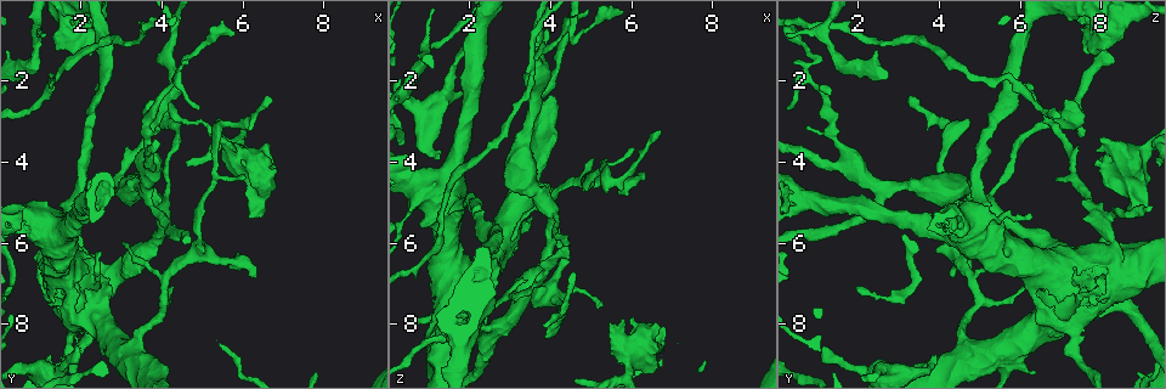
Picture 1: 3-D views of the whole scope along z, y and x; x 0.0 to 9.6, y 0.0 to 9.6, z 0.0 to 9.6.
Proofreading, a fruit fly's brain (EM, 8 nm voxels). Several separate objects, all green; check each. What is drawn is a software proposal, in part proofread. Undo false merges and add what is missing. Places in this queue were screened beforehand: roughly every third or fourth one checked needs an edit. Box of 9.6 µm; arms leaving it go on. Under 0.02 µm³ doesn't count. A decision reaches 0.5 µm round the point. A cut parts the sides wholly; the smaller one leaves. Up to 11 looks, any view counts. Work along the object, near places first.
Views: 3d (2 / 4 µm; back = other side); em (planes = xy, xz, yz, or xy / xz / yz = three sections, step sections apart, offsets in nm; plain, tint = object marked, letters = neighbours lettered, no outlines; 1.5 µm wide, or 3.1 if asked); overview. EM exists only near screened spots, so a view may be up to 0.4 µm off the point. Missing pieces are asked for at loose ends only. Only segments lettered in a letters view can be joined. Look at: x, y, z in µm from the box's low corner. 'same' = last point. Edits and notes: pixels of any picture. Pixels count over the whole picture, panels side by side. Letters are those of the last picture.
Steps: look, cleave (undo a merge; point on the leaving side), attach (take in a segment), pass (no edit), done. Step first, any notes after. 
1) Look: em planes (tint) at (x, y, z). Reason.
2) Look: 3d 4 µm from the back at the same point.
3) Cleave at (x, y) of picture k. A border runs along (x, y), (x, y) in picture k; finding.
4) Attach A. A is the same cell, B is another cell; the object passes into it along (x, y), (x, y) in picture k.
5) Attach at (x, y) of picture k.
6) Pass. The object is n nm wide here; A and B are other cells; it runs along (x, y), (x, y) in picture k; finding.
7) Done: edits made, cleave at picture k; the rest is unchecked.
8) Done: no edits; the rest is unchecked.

Look: em xy step 4 (letters) at (5.55, 3.40, 8.05). Free end.

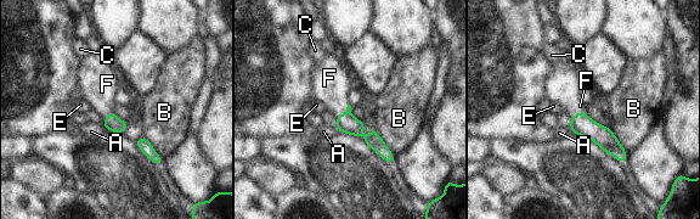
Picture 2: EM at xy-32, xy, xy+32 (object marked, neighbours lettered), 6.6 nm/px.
Attach F. F is the same cell, A, B, C and E are other cells; the object passes into it along (346, 123), (345, 112), (329, 86) in picture 2; it goes on there.

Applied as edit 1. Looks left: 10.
Look: overview. See it whole again.

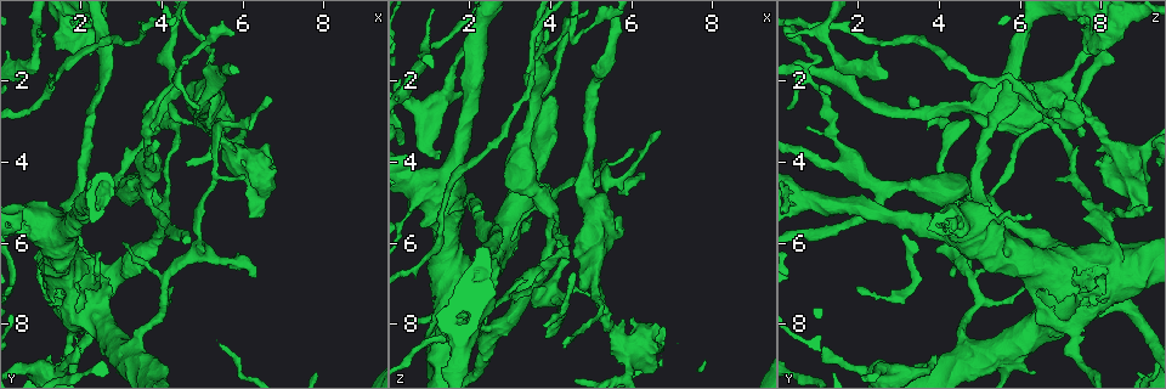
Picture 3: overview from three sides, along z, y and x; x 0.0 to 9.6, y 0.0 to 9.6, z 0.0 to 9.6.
Look: em planes (tint) at (4.95, 6.15, 4.45). Branch point.

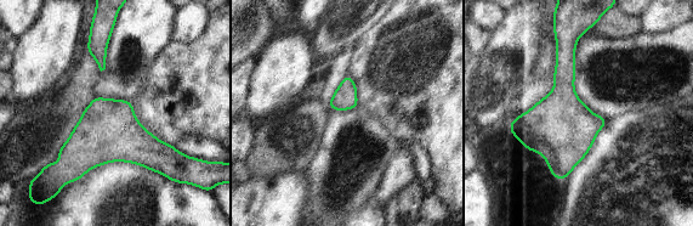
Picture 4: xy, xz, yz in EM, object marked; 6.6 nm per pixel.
Look: em planes (letters) at the same point.

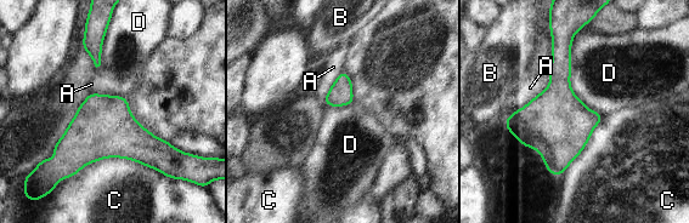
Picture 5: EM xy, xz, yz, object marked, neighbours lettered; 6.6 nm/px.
Pass. The object is 400 nm wide here; A, B, C and D are other cells; a border runs along (174, 178), (102, 158), (55, 188) in picture 5; all the same cell.

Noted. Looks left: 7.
Look: 3d 4 µm at (6.70, 2.45, 3.25). End of a long branch.

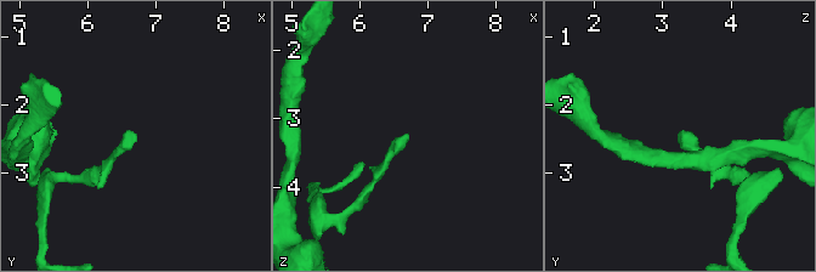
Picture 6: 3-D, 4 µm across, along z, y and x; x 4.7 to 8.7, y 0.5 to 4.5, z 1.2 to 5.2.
Look: em xz step 4 (plain) at (6.65, 2.40, 3.25).

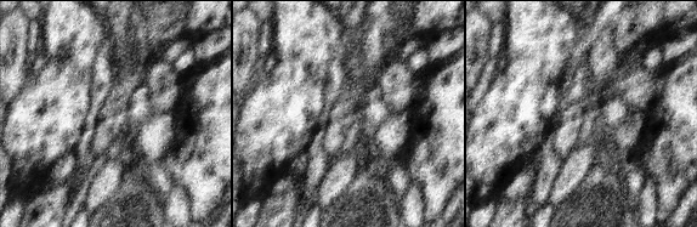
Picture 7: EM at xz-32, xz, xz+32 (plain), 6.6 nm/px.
Look: em xz step 4 (letters) at the same point. What lies round it.

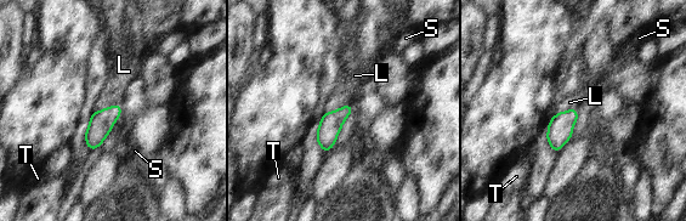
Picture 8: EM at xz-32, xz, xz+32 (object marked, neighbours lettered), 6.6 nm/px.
Attach L. The longest contact is with L, 200 nm; L is the same cell, S and T are other cells; the cell continues.

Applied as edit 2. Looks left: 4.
Look: em planes (plain) at (1.15, 8.75, 3.85). Free end.

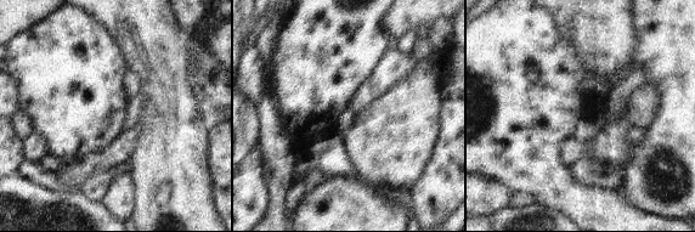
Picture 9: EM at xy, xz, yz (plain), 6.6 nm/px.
Look: em planes (letters) at the same point.

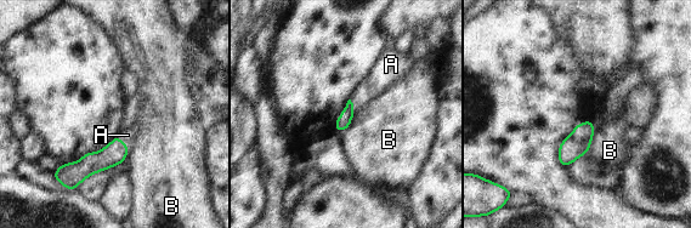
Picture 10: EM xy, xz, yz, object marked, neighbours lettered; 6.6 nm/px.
Attach A. A is the same cell, B is another cell; the object passes into it along (115, 152), (125, 143), (128, 135) in picture 10; the cell continues.

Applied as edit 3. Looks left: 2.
Done: edits made, attach at picture 2, attach at picture 8, attach at picture 10; the rest is unchecked.

